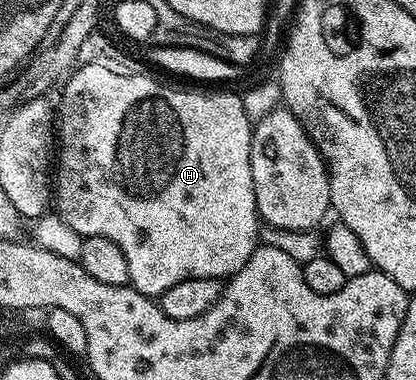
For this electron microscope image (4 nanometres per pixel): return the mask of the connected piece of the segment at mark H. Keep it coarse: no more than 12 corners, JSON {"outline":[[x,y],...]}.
{"outline":[[78,65],[63,223],[159,298],[257,249],[234,93]]}

